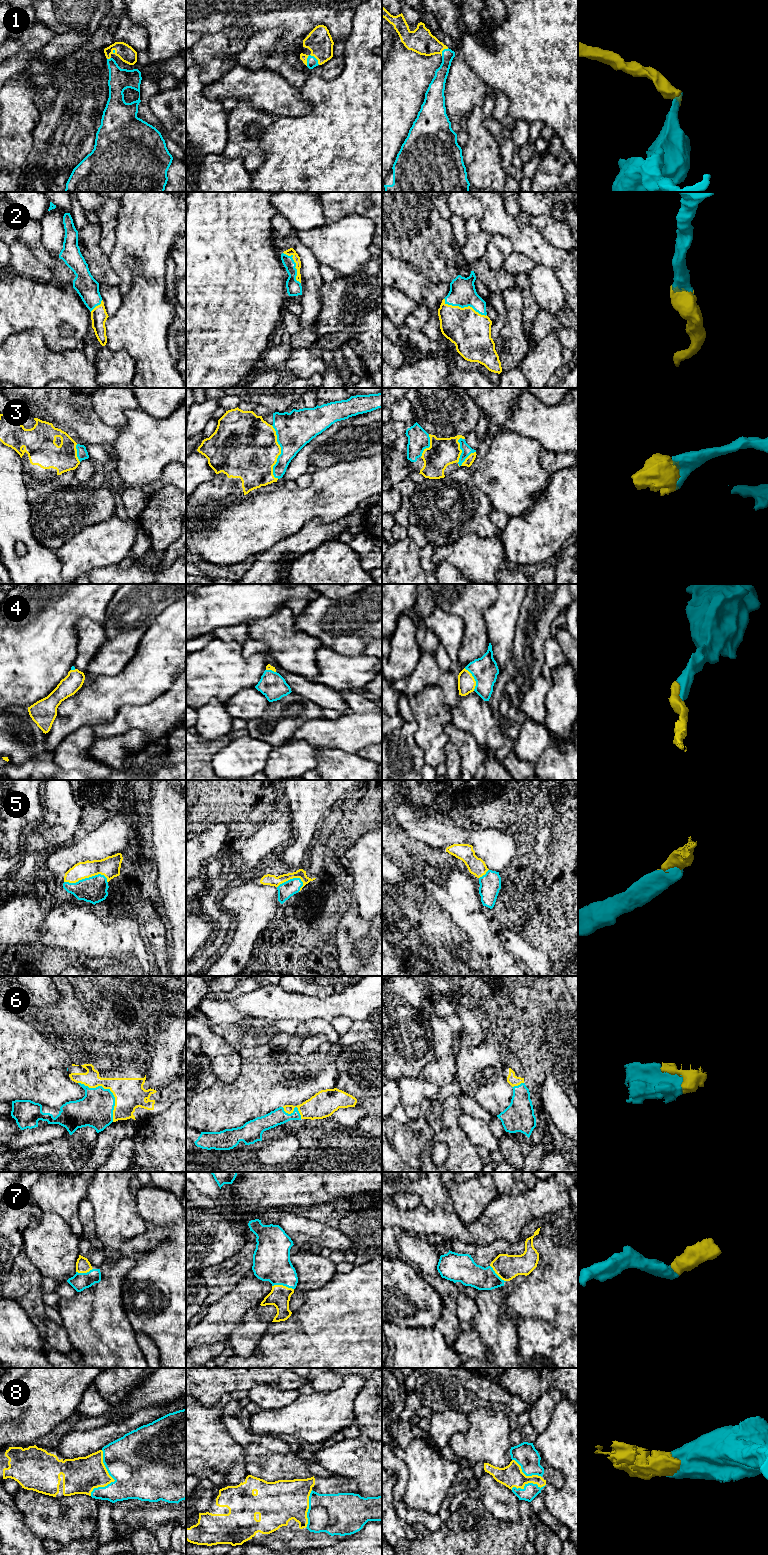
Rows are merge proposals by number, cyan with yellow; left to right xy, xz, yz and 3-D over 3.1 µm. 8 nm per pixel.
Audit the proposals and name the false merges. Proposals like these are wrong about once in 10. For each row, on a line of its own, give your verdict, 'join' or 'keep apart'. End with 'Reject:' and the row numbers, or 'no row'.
1: join
2: join
3: join
4: join
5: join
6: join
7: join
8: join
Reject: no row

